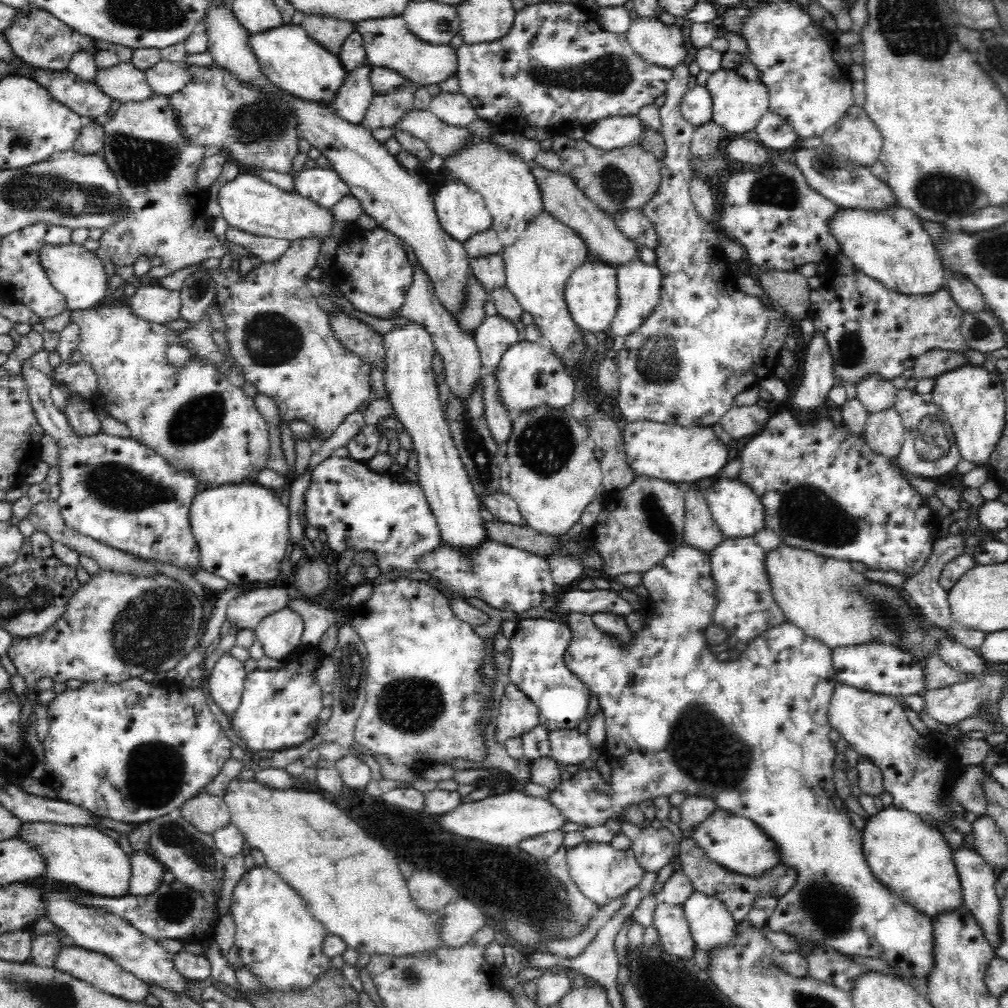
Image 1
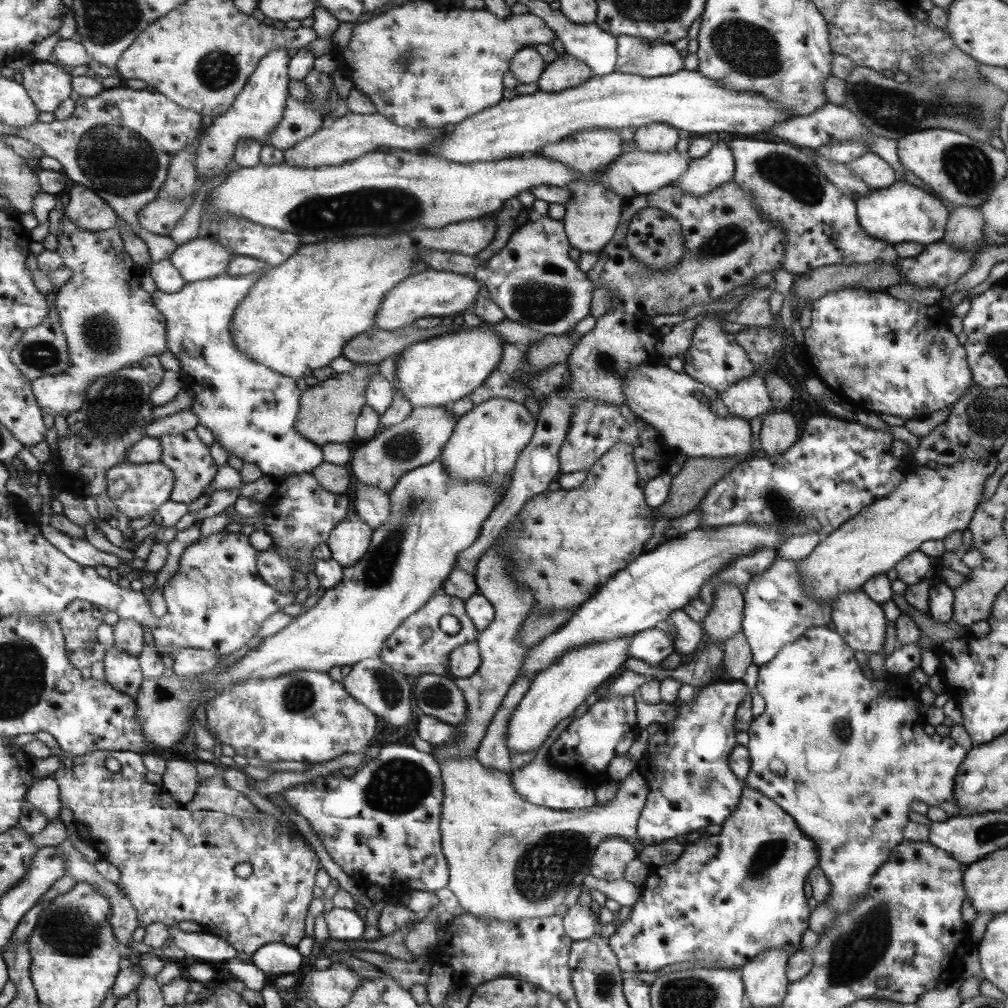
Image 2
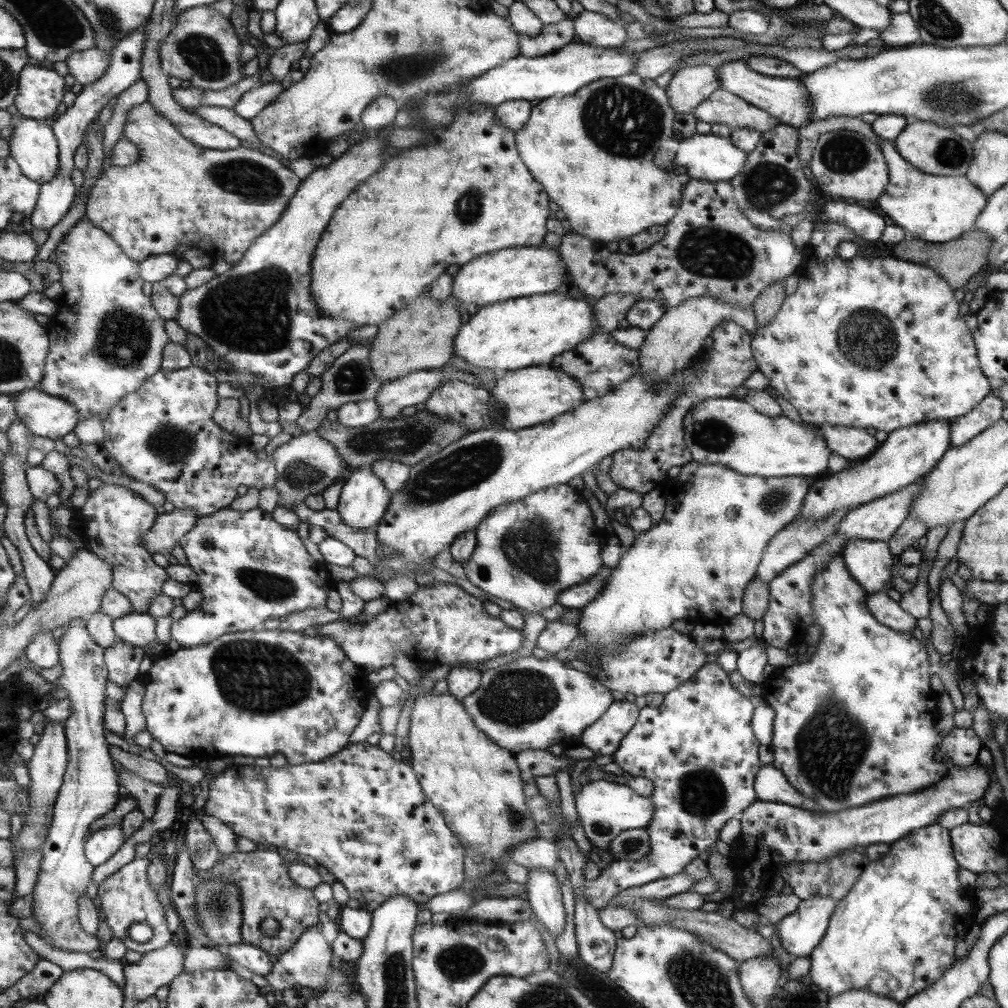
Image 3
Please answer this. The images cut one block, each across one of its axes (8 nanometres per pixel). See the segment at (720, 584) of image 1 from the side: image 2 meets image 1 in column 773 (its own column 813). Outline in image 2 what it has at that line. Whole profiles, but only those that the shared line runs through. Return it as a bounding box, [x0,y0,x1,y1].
[740,556,829,668]

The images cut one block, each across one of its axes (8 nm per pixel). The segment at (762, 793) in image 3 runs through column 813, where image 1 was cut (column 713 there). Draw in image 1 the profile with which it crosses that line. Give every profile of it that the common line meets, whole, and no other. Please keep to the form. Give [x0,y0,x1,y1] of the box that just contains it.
[677,796,717,840]

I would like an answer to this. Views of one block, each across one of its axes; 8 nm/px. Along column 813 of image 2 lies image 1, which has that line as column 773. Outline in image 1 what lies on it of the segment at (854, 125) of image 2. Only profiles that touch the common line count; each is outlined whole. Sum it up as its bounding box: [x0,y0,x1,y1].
[755,109,800,152]

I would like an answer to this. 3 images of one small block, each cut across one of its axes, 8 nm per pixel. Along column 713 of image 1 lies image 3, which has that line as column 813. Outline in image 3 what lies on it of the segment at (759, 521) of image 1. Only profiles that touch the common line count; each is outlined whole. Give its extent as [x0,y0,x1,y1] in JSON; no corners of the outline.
[791,419,950,523]

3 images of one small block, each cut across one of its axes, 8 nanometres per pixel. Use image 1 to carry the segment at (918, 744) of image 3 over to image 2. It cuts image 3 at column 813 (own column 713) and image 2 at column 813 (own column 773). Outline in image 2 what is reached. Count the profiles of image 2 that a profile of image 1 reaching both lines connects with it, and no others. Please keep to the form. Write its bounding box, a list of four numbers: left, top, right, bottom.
[742,626,967,935]

